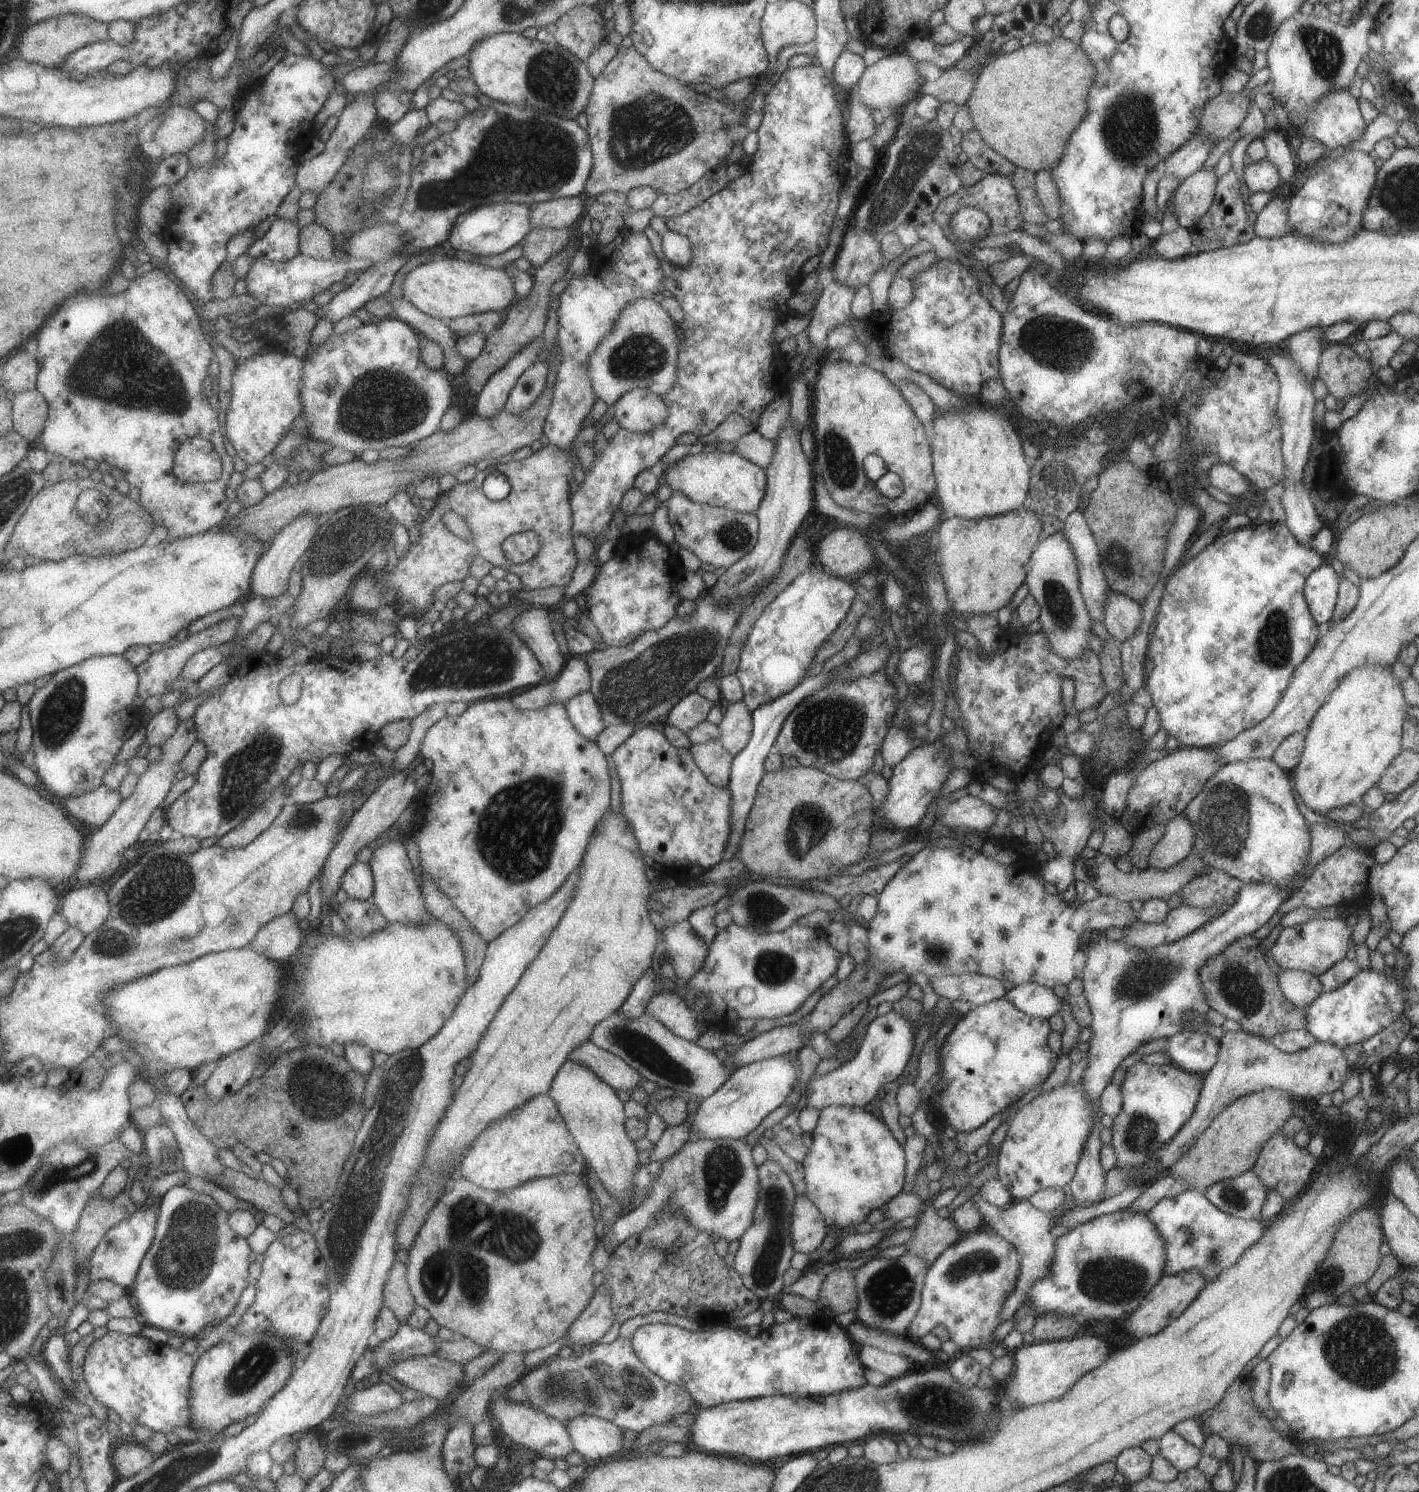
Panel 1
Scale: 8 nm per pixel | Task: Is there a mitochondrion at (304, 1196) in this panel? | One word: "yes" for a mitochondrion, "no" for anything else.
no

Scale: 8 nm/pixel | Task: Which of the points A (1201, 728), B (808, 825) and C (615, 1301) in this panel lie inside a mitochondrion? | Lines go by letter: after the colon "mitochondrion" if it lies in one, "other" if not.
A: other
B: mitochondrion
C: other

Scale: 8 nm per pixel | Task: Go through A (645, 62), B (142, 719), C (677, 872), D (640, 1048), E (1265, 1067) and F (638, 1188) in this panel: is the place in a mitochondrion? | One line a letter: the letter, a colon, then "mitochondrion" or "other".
A: other
B: other
C: other
D: mitochondrion
E: other
F: other

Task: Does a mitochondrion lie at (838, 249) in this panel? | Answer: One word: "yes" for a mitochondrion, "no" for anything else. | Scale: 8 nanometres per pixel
no

